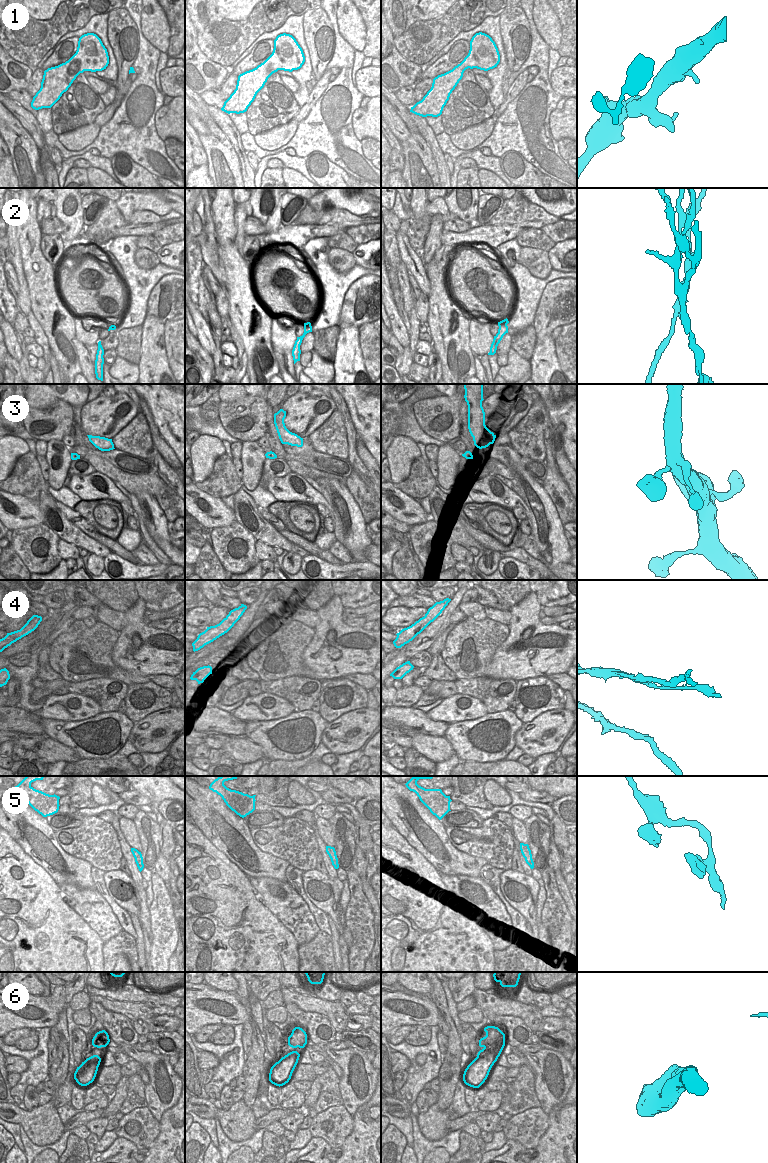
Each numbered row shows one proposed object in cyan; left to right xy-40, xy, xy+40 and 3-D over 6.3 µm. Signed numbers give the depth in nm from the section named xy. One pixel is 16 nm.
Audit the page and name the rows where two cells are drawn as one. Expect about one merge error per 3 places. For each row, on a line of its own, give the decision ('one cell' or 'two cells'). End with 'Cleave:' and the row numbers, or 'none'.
1: one cell
2: two cells
3: one cell
4: two cells
5: one cell
6: one cell
Cleave: 2, 4

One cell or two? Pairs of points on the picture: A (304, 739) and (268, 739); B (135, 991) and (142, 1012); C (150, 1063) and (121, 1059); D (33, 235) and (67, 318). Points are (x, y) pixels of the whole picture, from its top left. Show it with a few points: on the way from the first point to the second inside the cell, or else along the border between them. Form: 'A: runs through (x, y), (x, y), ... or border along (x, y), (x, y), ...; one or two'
A: runs through (295, 739), (277, 739); one
B: border along (116, 999), (144, 1003); two
C: border along (125, 1053), (130, 1058); two
D: runs through (33, 256), (47, 297); one

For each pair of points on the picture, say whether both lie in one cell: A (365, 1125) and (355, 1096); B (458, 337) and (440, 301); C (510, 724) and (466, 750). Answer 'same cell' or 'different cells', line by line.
A: different cells
B: same cell
C: same cell

